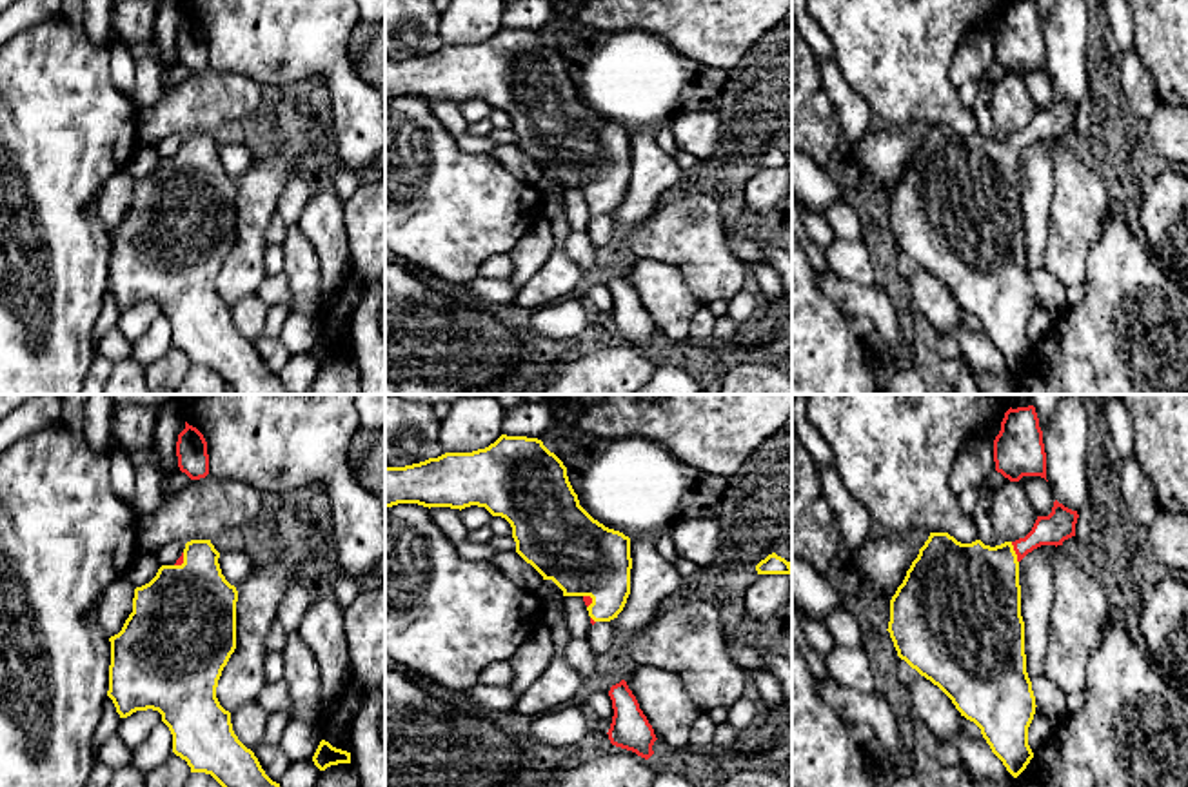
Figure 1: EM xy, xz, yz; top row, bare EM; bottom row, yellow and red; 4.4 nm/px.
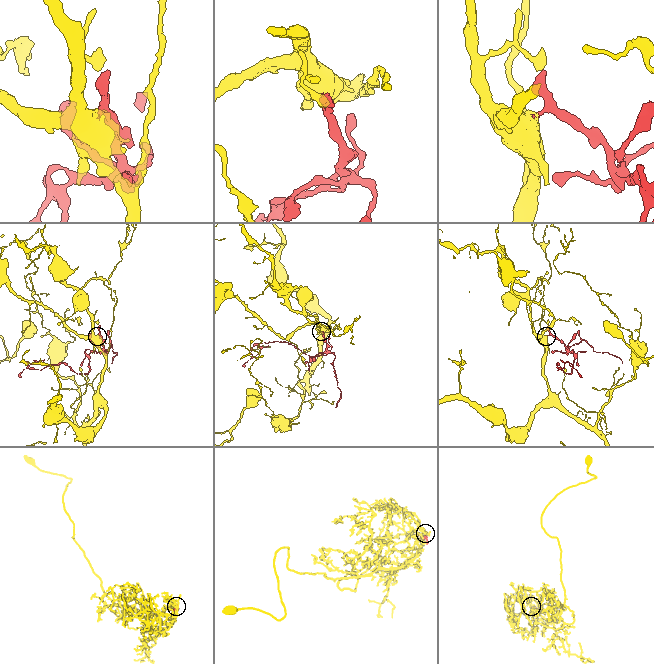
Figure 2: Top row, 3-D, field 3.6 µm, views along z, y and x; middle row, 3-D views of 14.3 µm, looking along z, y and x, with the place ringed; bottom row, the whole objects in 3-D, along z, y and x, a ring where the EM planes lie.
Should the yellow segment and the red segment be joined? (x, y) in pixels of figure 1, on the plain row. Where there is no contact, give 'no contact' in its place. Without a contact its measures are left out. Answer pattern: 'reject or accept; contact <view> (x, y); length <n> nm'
accept; contact yz (1014, 146); length 100 nm

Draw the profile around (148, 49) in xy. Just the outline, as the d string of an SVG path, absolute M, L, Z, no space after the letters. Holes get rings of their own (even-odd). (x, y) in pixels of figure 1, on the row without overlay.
M109 31L109 47L113 44L124 44L129 49L129 53L133 55L134 60L140 60L140 58L145 58L145 56L154 58L156 53L158 53L153 40L144 44L144 45L131 45L131 44L122 42L114 31Z

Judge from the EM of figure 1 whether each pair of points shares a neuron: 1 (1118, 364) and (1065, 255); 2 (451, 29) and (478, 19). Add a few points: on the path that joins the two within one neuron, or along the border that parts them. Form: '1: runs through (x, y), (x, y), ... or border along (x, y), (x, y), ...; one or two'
1: border along (1092, 242), (1081, 284); two
2: runs through (458, 26), (471, 19); one

